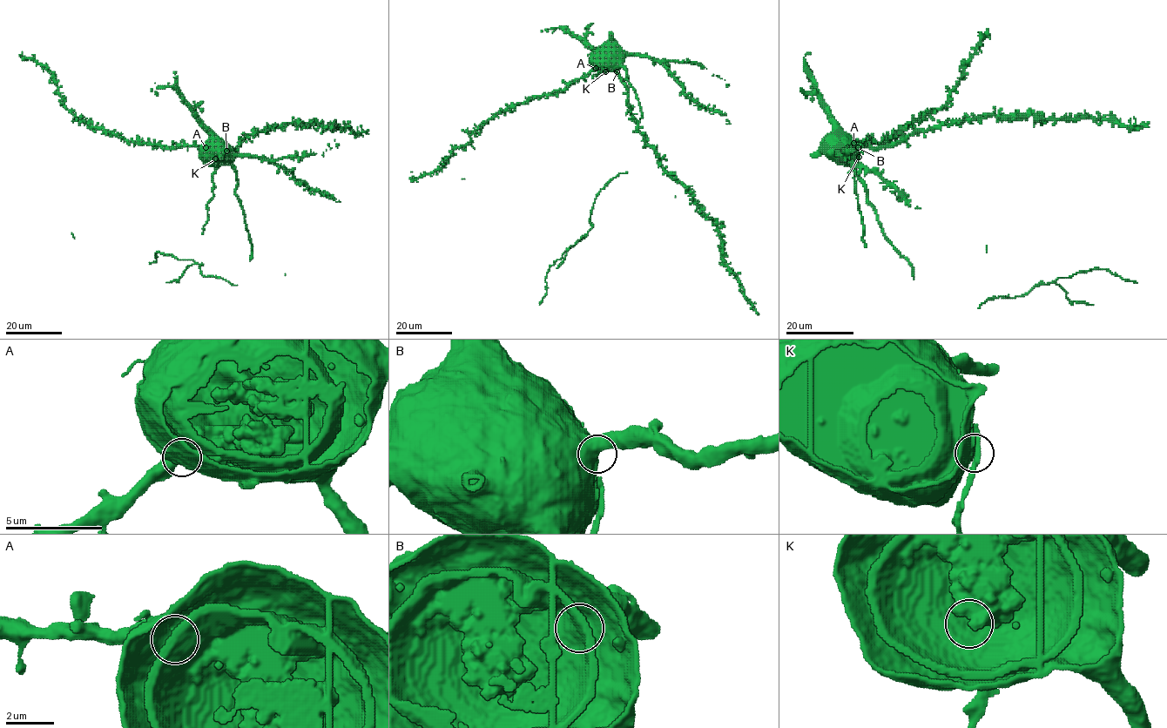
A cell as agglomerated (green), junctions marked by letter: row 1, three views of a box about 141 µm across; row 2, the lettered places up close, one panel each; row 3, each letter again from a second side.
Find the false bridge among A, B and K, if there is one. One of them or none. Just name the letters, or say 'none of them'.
K

